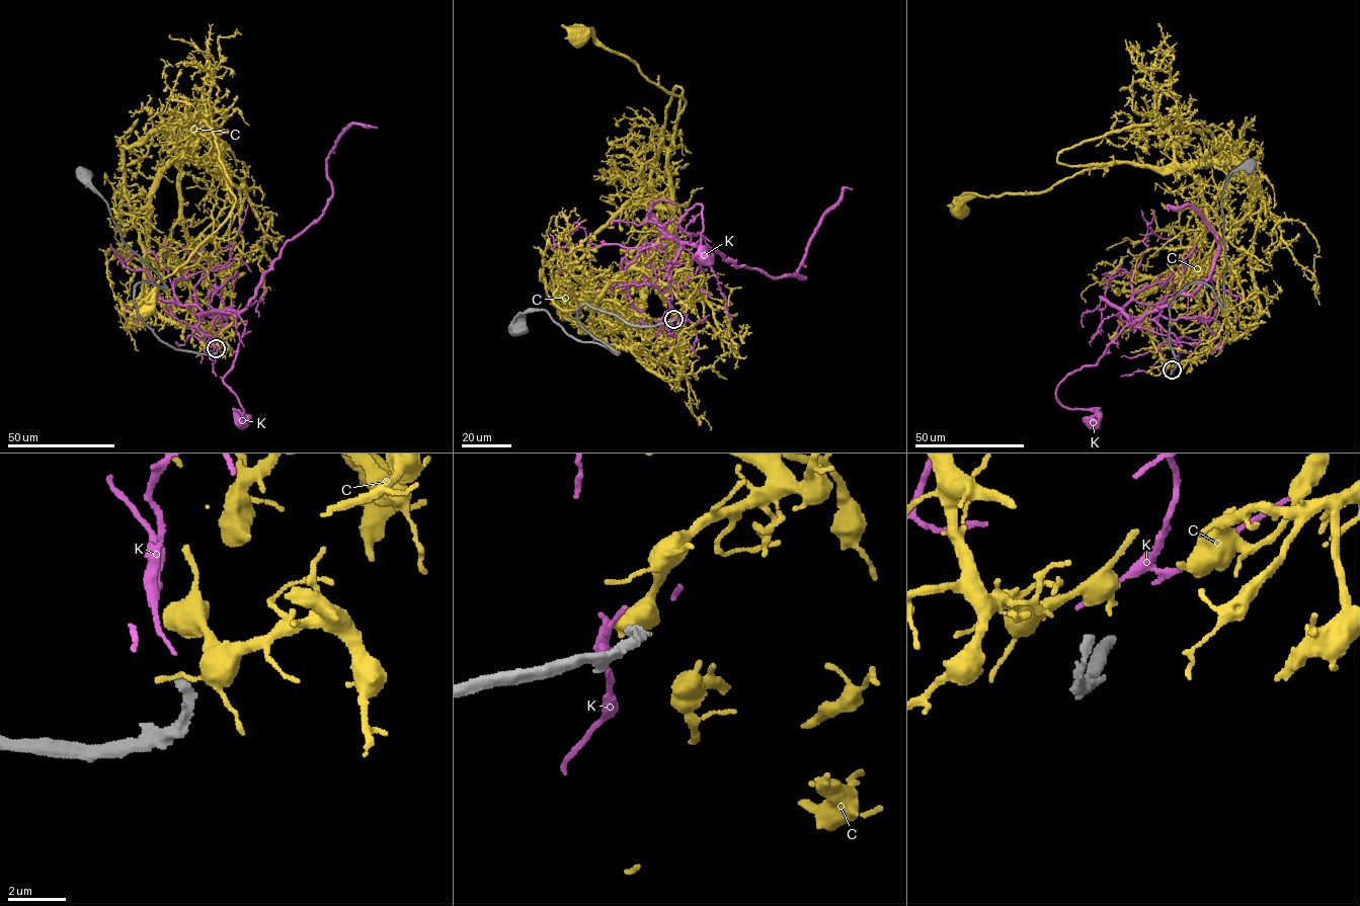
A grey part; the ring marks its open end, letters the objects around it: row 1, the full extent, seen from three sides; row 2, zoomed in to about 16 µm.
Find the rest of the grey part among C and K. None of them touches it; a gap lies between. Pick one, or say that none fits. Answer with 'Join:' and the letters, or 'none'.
Join: none

